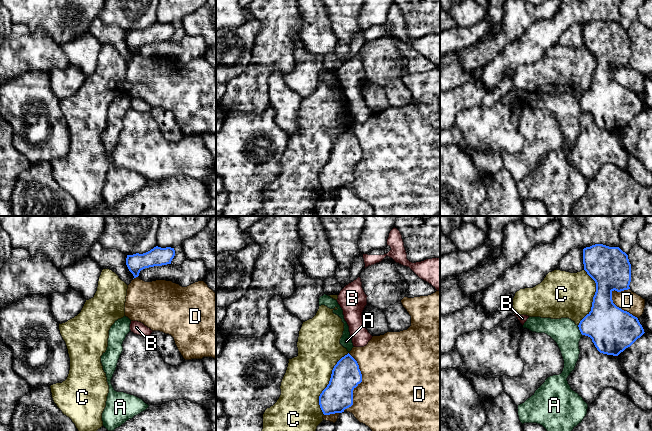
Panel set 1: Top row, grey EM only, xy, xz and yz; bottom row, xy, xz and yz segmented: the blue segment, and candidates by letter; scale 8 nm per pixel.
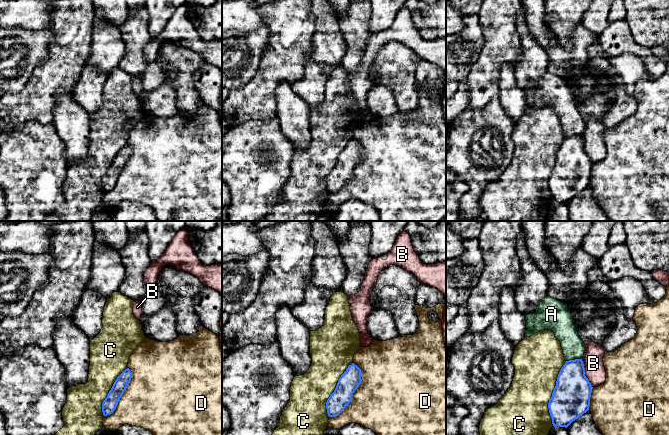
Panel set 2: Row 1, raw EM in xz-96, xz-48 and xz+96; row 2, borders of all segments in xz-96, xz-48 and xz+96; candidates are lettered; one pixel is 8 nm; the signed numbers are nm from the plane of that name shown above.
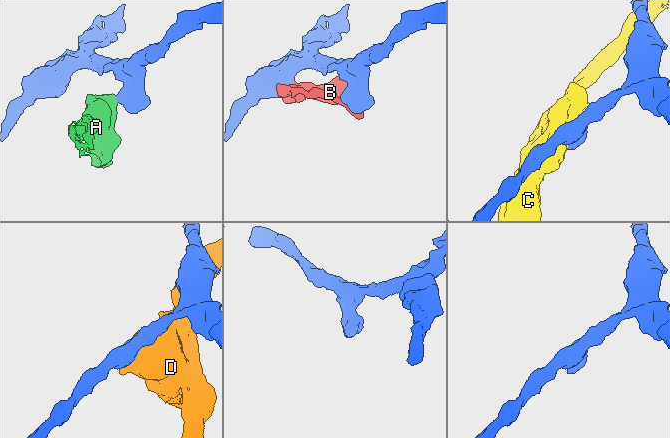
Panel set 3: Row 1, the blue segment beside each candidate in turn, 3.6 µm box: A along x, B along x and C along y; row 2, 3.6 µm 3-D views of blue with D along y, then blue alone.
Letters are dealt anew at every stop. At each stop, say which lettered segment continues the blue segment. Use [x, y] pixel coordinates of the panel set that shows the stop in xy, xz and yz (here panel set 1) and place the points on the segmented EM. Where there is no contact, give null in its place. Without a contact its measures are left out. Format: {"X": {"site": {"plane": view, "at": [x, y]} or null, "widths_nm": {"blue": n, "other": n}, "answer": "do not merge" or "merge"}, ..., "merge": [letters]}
{"A": {"site": {"plane": "yz", "at": [579, 329]}, "widths_nm": {"blue": 360, "other": 220}, "answer": "do not merge"}, "B": {"site": {"plane": "yz", "at": [616, 355]}, "widths_nm": {"blue": 360, "other": 20}, "answer": "do not merge"}, "C": {"site": {"plane": "xz", "at": [329, 383]}, "widths_nm": {"blue": 240, "other": 340}, "answer": "do not merge"}, "D": {"site": {"plane": "xz", "at": [360, 382]}, "widths_nm": {"blue": 240, "other": 500}, "answer": "do not merge"}, "merge": []}

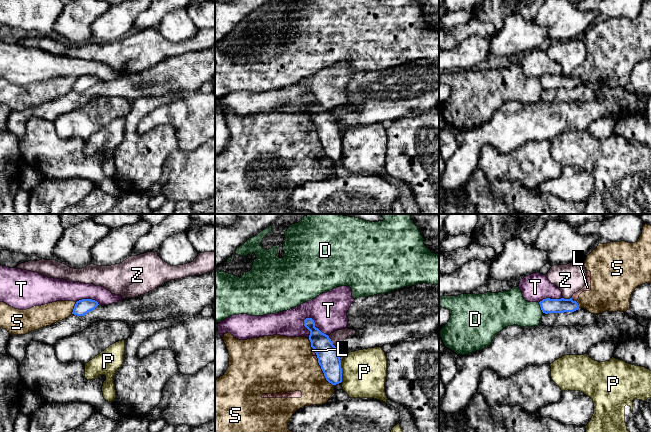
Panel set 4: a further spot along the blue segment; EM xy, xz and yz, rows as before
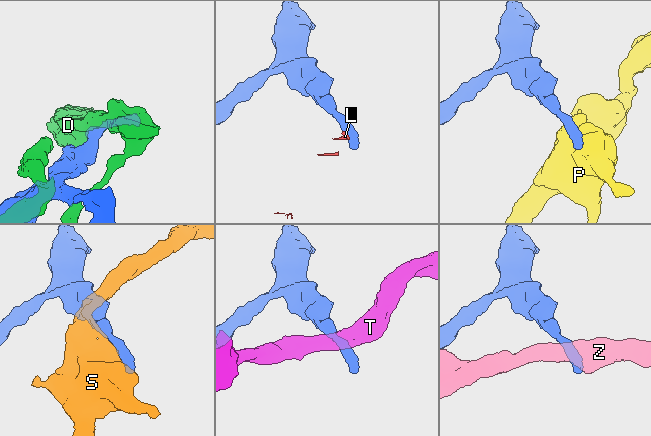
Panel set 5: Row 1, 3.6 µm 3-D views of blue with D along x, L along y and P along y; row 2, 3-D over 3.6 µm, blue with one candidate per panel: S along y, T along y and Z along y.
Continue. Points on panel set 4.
{"D": {"site": {"plane": "yz", "at": [540, 306]}, "widths_nm": {"blue": 120, "other": 280}, "answer": "do not merge"}, "L": {"site": {"plane": "yz", "at": [572, 300]}, "widths_nm": {"blue": 120, "other": 60}, "answer": "do not merge"}, "P": {"site": {"plane": "xz", "at": [341, 372]}, "widths_nm": {"blue": 180, "other": 360}, "answer": "do not merge"}, "S": {"site": {"plane": "xz", "at": [324, 374]}, "widths_nm": {"blue": 180, "other": 360}, "answer": "do not merge"}, "T": {"site": {"plane": "xz", "at": [314, 324]}, "widths_nm": {"blue": 170, "other": 280}, "answer": "do not merge"}, "Z": {"site": {"plane": "xz", "at": [336, 348]}, "widths_nm": {"blue": 180, "other": 110}, "answer": "do not merge"}, "merge": []}

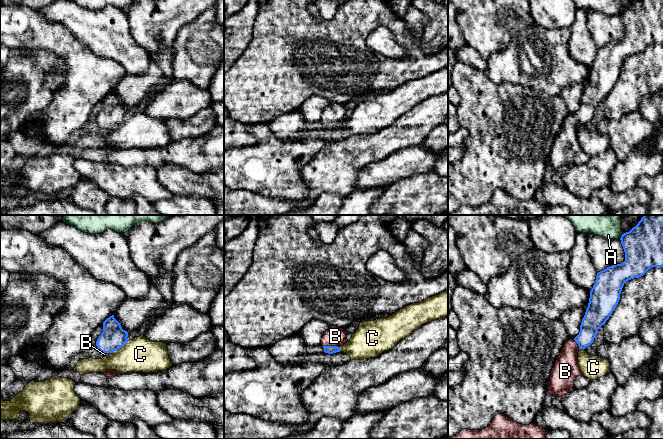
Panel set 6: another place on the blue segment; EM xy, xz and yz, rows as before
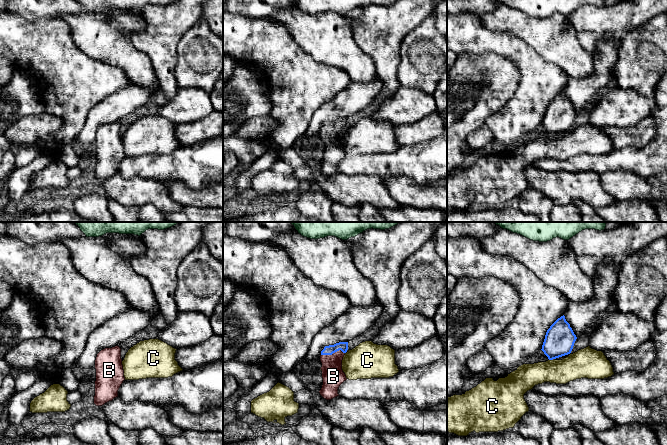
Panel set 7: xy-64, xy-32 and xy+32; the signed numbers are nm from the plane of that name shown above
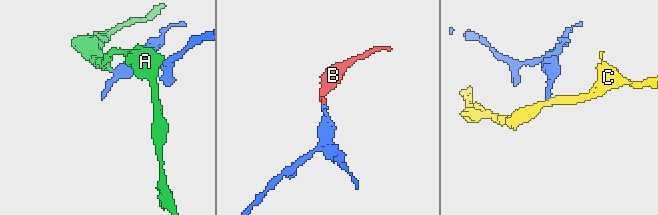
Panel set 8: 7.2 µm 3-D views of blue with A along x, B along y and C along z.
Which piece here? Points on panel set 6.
{"A": {"site": {"plane": "yz", "at": [621, 236]}, "widths_nm": {"blue": 320, "other": 320}, "answer": "do not merge"}, "B": {"site": {"plane": "xz", "at": [331, 346]}, "widths_nm": {"blue": 60, "other": 160}, "answer": "merge"}, "C": {"site": {"plane": "xy", "at": [119, 348]}, "widths_nm": {"blue": 200, "other": 280}, "answer": "do not merge"}, "merge": ["B"]}

